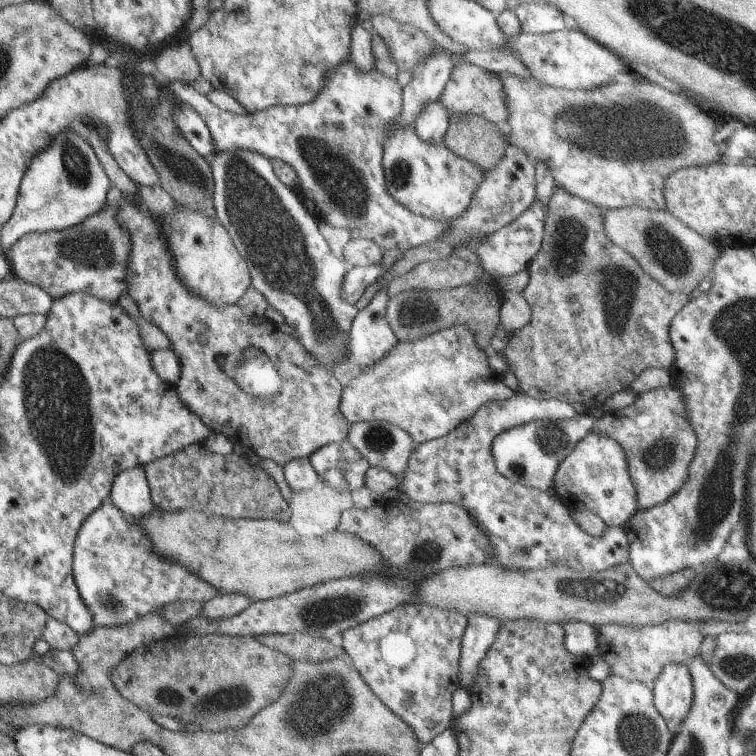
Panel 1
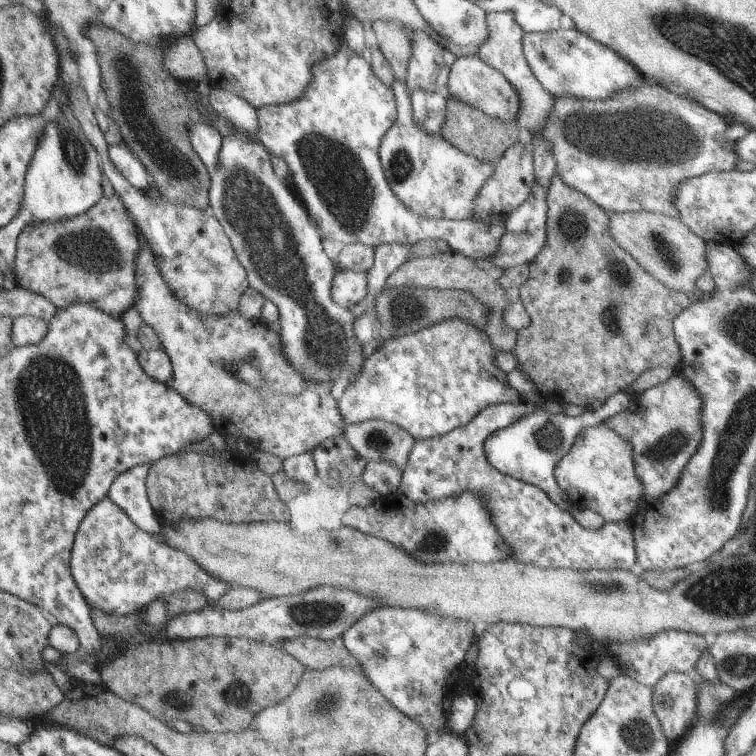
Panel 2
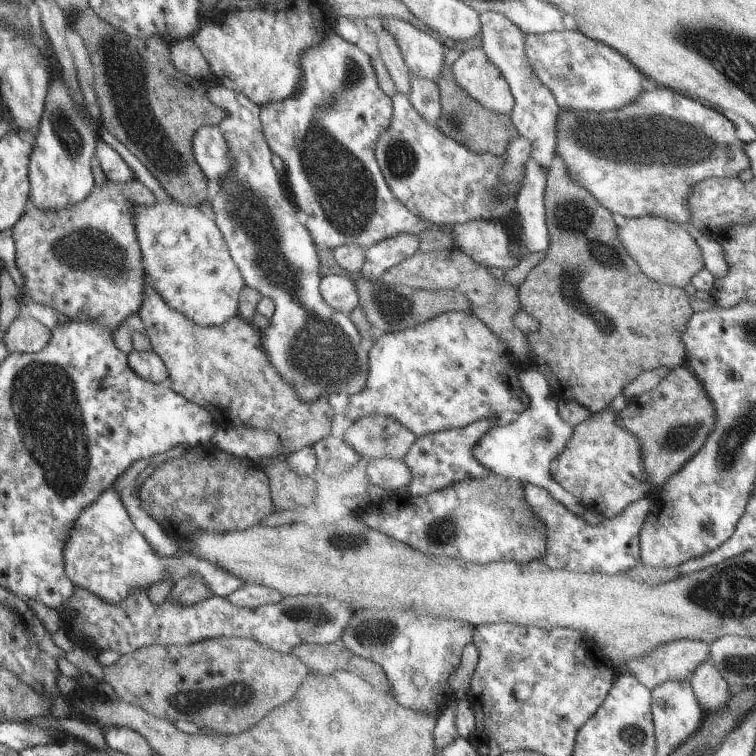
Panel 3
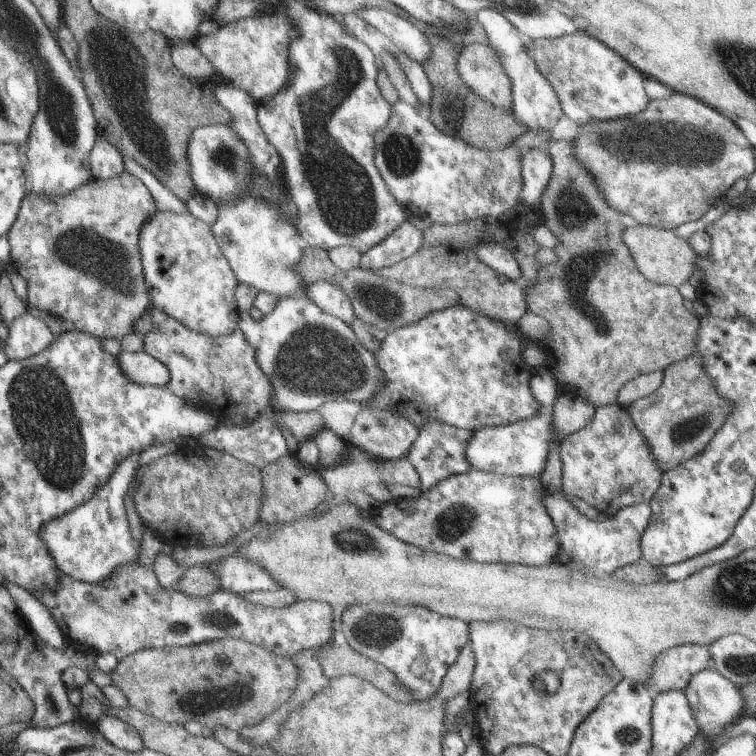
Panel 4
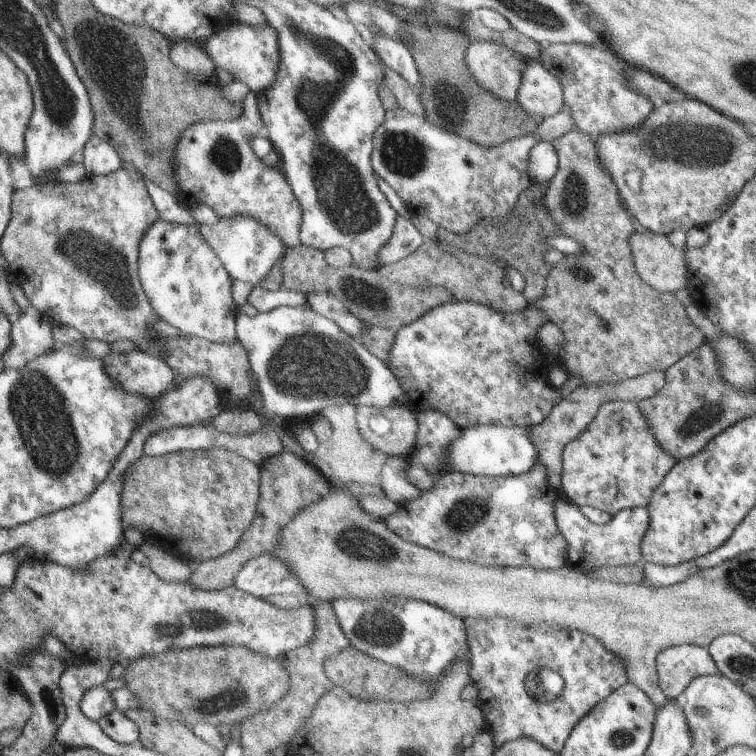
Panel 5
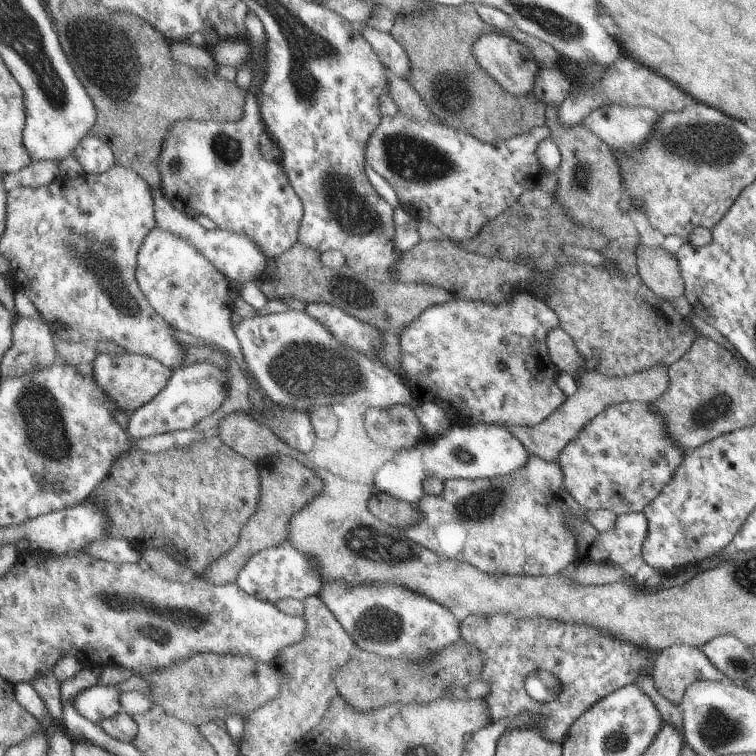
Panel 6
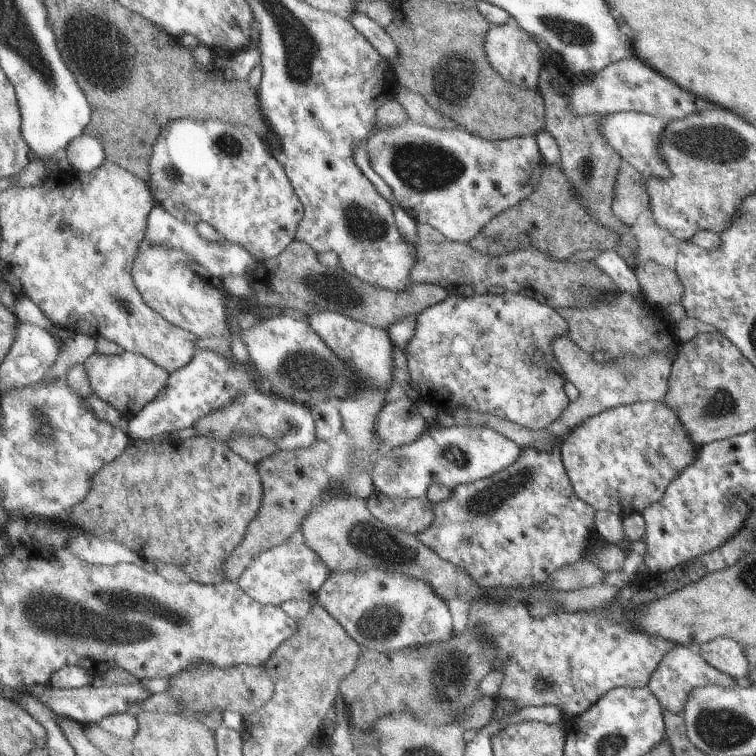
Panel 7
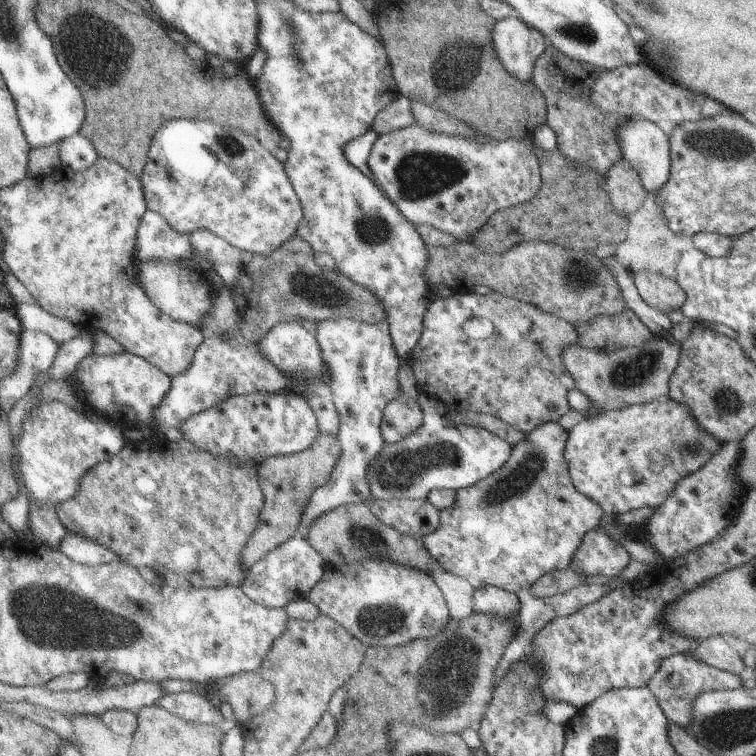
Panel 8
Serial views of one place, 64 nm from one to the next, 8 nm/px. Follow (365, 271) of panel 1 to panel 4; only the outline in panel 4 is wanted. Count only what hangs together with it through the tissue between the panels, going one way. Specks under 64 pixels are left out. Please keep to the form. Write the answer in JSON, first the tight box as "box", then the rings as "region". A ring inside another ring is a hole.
{"box":[307,282,356,327],"region":[[[317,282],[307,288],[307,298],[322,312],[344,320],[351,327],[356,315],[355,304],[344,297],[344,292],[334,283]]]}

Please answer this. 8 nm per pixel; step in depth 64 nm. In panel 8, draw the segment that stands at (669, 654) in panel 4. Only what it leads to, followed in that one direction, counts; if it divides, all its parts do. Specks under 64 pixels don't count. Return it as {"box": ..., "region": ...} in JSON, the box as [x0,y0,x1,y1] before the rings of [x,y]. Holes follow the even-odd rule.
{"box":[647,652,744,730],"region":[[[691,652],[677,654],[664,660],[662,668],[651,678],[647,687],[655,694],[659,705],[666,712],[668,722],[688,730],[693,719],[693,702],[698,695],[710,691],[725,691],[744,688],[740,676],[723,671],[699,660]]]}

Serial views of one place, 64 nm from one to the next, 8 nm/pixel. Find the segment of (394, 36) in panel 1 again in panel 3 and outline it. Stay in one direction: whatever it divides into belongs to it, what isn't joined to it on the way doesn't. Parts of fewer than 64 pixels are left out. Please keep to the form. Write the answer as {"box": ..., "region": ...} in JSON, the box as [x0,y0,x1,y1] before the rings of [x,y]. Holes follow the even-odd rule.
{"box":[376,22,411,95],"region":[[[382,22],[382,28],[376,33],[378,37],[378,50],[381,61],[390,73],[392,82],[395,84],[398,93],[411,95],[411,75],[410,68],[404,60],[400,50],[400,44],[387,32],[385,22]]]}

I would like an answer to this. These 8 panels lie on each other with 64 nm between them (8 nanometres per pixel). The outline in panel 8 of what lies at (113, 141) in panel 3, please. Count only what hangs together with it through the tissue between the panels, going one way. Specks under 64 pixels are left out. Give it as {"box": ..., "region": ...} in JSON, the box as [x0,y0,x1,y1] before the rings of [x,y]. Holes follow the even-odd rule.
{"box":[59,133,100,171],"region":[[[80,133],[66,136],[59,145],[62,168],[87,171],[100,158],[96,145]]]}

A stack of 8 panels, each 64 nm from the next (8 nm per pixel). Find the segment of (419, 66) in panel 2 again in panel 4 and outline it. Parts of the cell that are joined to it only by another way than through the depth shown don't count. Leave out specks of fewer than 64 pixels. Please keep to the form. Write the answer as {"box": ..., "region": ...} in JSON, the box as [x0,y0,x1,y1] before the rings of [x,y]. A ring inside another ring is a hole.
{"box":[358,7,431,66],"region":[[[364,7],[358,12],[366,22],[392,40],[400,51],[422,66],[431,57],[429,38],[408,20],[382,7]]]}

